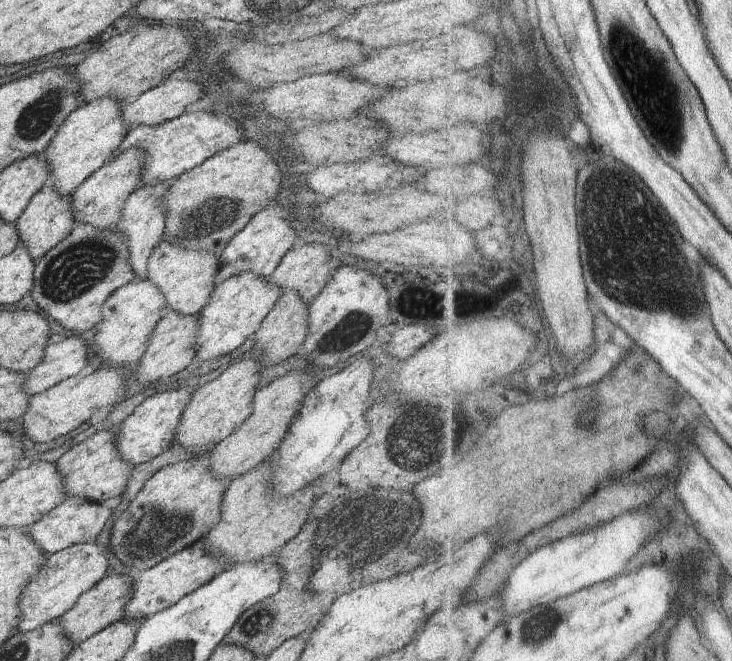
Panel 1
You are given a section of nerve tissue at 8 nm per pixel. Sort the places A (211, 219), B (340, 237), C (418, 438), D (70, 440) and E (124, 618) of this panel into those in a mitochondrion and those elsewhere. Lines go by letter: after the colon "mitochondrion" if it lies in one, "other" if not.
A: mitochondrion
B: other
C: mitochondrion
D: other
E: other

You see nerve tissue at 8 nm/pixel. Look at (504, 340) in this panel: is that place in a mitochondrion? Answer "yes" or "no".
no

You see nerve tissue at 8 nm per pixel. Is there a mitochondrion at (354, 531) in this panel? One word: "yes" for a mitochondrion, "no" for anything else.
yes

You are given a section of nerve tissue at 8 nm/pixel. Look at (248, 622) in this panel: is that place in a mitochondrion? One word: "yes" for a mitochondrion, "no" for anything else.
no

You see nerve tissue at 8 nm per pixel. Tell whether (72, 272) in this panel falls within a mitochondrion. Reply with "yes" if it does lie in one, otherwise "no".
yes

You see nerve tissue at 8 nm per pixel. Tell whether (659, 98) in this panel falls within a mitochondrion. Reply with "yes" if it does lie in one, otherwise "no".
yes

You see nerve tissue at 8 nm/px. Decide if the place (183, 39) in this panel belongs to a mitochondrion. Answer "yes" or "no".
no

